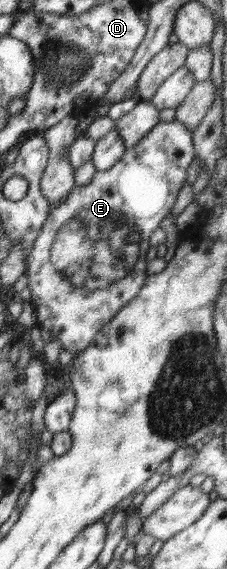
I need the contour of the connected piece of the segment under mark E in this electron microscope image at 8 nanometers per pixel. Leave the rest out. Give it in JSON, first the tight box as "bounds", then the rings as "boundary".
{"bounds":[26,119,196,354],"boundary":[[[176,119],[170,122],[158,122],[158,125],[155,125],[134,147],[127,149],[120,161],[116,162],[112,168],[102,172],[96,171],[90,184],[86,186],[79,187],[76,184],[60,205],[51,208],[45,224],[33,243],[32,251],[28,255],[26,274],[28,274],[28,287],[31,291],[30,302],[34,304],[37,312],[37,326],[48,329],[52,338],[58,338],[61,341],[63,349],[67,349],[72,354],[84,351],[92,343],[100,329],[104,328],[108,321],[120,309],[126,307],[140,291],[140,286],[144,283],[144,278],[147,276],[146,263],[152,256],[148,243],[149,237],[159,227],[162,219],[171,213],[179,191],[185,184],[187,169],[196,156],[192,136],[193,131]]]}

